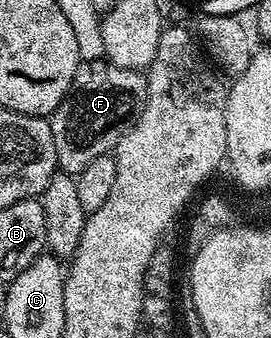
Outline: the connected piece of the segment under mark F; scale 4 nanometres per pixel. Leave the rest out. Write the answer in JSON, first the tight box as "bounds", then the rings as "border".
{"bounds":[48,59,148,175],"border":[[[105,59],[83,61],[72,79],[70,90],[66,92],[66,98],[59,103],[56,111],[48,118],[56,143],[58,169],[63,173],[77,175],[80,171],[84,171],[84,167],[88,167],[88,163],[92,163],[92,159],[110,153],[117,146],[119,136],[132,128],[134,120],[144,111],[147,99],[148,83],[145,72],[116,67]]]}

